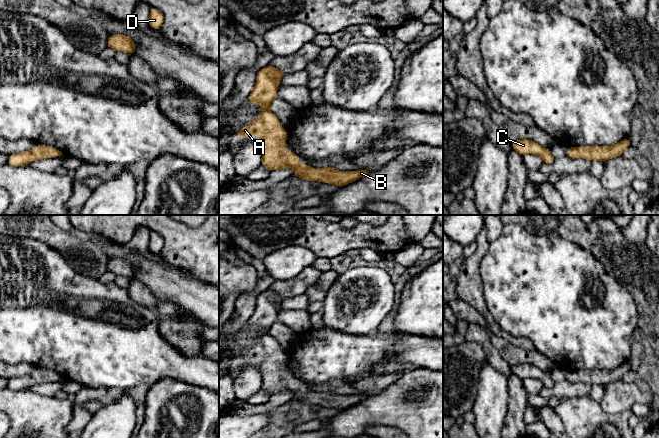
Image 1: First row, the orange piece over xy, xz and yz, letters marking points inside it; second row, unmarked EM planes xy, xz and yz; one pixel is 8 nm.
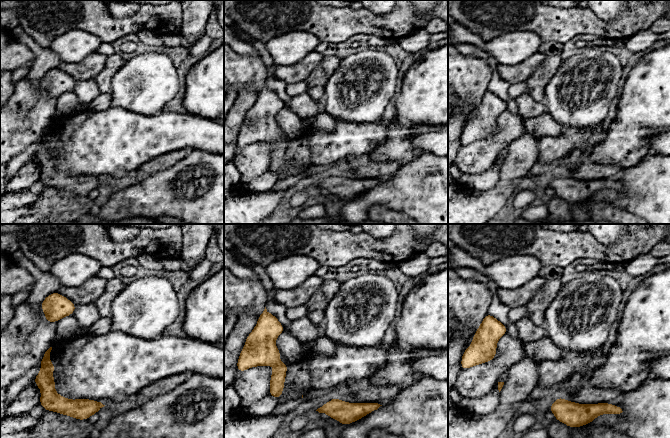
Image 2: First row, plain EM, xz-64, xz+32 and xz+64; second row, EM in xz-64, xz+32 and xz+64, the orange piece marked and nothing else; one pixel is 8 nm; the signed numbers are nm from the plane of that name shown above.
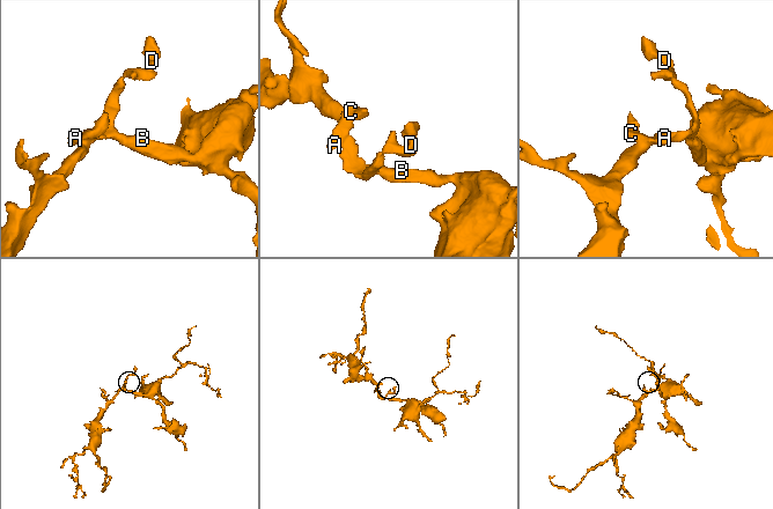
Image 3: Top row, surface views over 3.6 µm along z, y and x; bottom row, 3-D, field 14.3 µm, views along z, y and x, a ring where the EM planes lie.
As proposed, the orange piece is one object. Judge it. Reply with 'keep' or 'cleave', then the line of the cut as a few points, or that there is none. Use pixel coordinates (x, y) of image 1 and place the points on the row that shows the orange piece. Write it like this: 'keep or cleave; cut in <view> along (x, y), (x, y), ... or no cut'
keep; no cut

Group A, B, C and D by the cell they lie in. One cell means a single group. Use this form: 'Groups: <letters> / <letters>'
Groups: A B C D

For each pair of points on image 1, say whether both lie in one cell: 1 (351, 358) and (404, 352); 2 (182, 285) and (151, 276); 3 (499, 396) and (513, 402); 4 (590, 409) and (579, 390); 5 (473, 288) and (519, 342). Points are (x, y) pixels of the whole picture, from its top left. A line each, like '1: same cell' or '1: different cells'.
1: same cell
2: same cell
3: different cells
4: different cells
5: same cell

